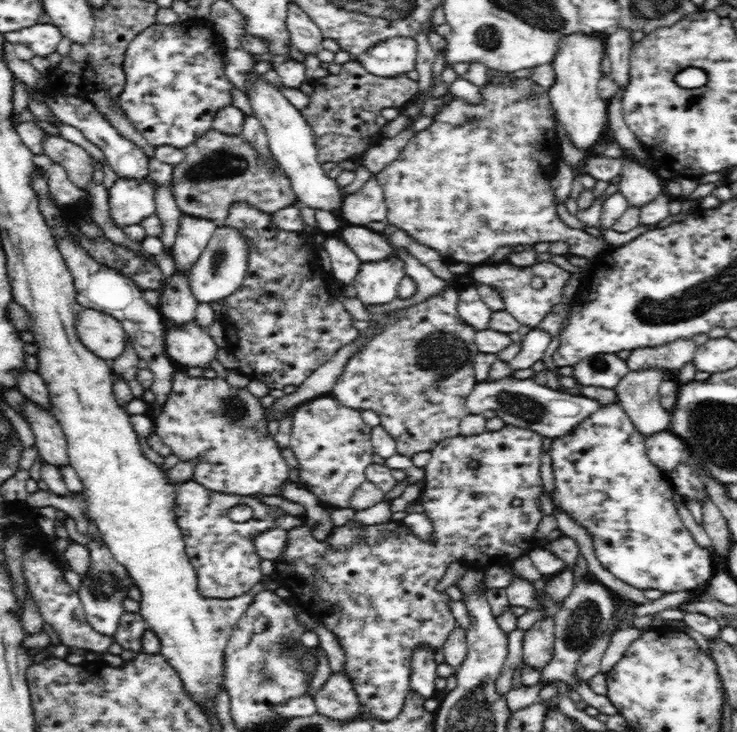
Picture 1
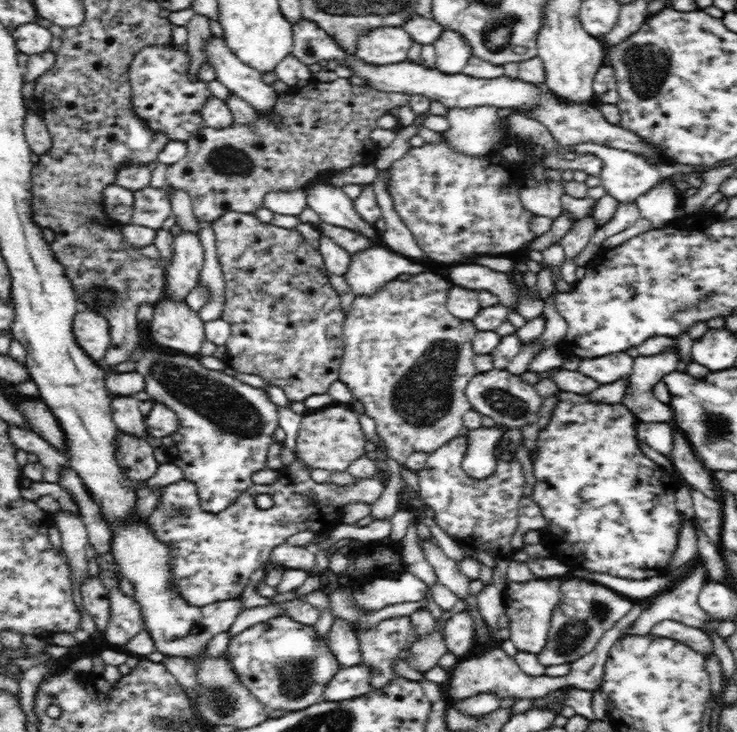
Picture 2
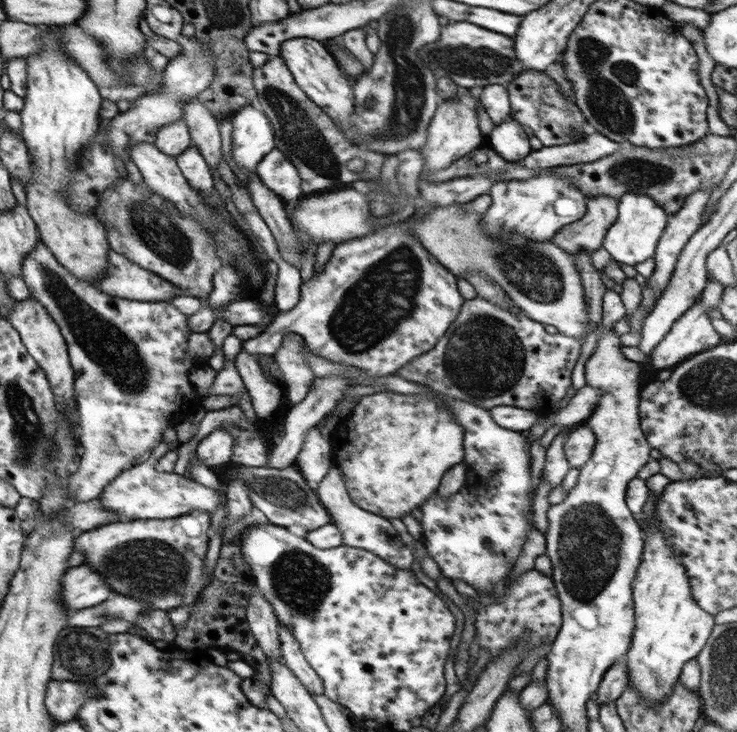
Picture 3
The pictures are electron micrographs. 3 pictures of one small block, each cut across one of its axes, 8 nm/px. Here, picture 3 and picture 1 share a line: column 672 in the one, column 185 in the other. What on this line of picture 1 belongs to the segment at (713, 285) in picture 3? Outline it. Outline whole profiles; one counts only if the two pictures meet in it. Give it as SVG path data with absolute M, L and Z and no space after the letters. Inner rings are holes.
M196 319L180 326L165 320L165 332L166 352L178 367L210 369L218 346Z

